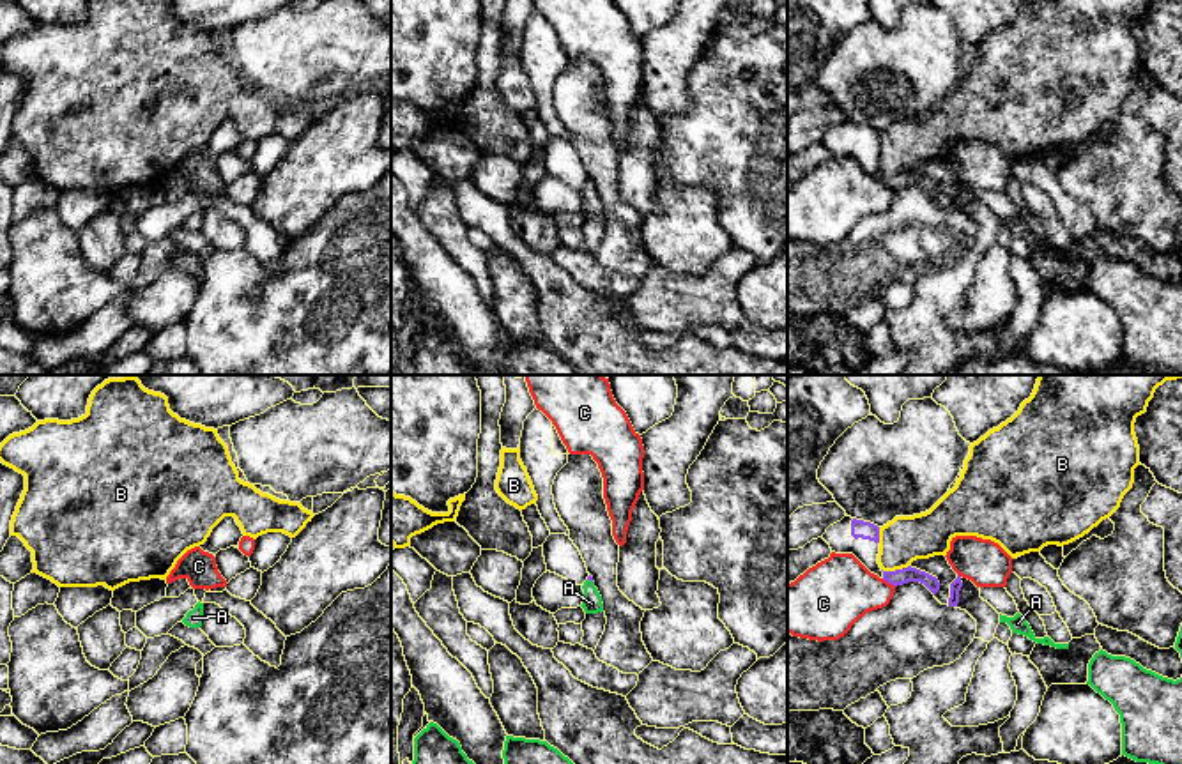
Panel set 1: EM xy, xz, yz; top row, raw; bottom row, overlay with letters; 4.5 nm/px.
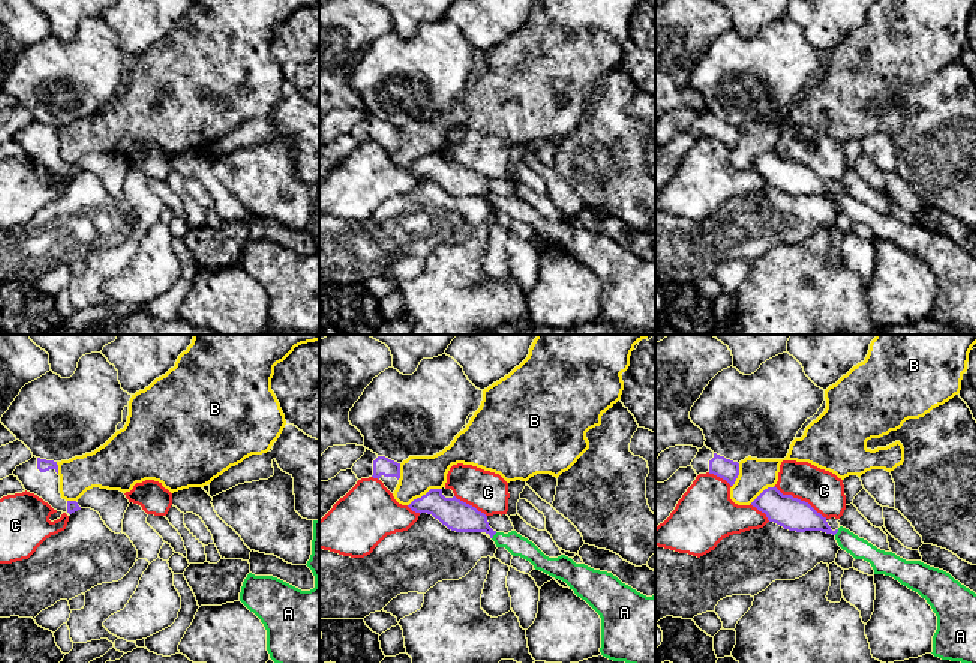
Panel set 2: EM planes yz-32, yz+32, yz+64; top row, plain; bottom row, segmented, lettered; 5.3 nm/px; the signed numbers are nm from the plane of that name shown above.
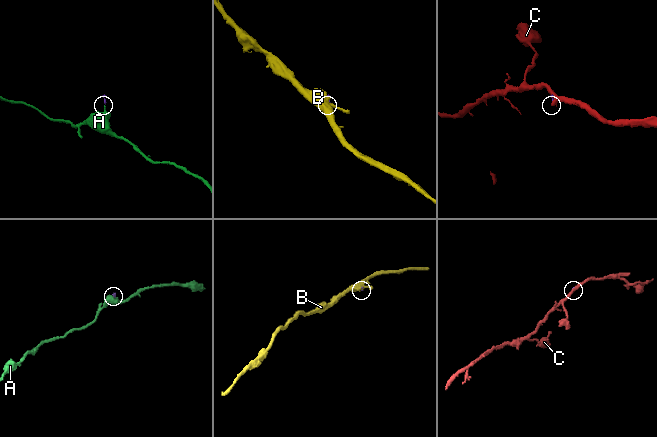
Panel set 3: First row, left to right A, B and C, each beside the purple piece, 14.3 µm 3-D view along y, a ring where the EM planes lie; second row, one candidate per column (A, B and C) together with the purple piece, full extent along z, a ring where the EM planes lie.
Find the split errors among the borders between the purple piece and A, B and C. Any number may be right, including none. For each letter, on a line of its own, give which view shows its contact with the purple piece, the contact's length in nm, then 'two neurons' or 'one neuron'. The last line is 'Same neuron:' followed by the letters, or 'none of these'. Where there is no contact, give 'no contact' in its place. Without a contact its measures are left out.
A: xz | 40 nm | one neuron
B: yz | 130 nm | two neurons
C: yz | 80 nm | two neurons
Same neuron: A

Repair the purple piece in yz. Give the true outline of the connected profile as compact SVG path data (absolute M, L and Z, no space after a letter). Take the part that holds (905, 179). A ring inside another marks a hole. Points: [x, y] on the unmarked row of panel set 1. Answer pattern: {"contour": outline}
{"contour": "M846 118L840 126L826 133L823 143L830 149L832 156L853 157L871 177L895 191L908 186L920 186L933 198L940 195L938 182L917 172L908 170L895 175L883 175L878 168L879 131L871 126L856 124Z"}

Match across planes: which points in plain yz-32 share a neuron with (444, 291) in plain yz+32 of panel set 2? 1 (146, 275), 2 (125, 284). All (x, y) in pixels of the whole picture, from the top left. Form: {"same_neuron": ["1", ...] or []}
{"same_neuron": []}

